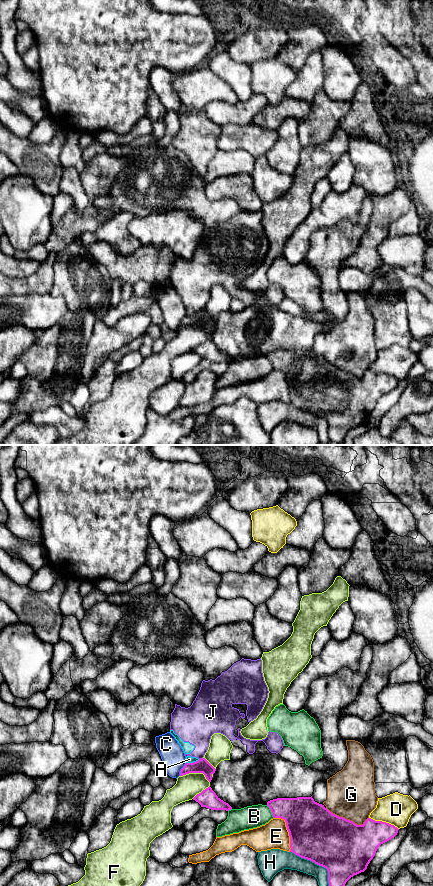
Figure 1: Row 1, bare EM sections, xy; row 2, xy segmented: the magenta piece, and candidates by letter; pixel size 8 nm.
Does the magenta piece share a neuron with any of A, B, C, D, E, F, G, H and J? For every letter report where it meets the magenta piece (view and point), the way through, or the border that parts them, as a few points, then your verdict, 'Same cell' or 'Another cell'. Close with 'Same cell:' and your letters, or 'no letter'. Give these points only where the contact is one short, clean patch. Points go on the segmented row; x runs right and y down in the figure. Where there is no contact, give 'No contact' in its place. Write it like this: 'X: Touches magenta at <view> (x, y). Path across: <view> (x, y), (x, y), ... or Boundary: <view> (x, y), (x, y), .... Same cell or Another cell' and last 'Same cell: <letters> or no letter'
A: Touches magenta at xy (193, 762). Boundary: xy (199, 759), (186, 763). Another cell
B: Touches magenta at xy (271, 811). Another cell
C: Touches magenta at xy (181, 769). Another cell
D: Touches magenta at xy (384, 822). Another cell
E: Touches magenta at xy (288, 831). Another cell
F: Touches magenta at xy (196, 772). Another cell
G: Touches magenta at xy (346, 819). Another cell
H: Touches magenta at xy (316, 863). Another cell
J: Touches magenta at xy (200, 759). Boundary: xy (202, 757), (199, 759). Another cell
Same cell: no letter

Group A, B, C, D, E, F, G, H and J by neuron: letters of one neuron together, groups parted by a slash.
A H J / B / C / D / E / F / G

